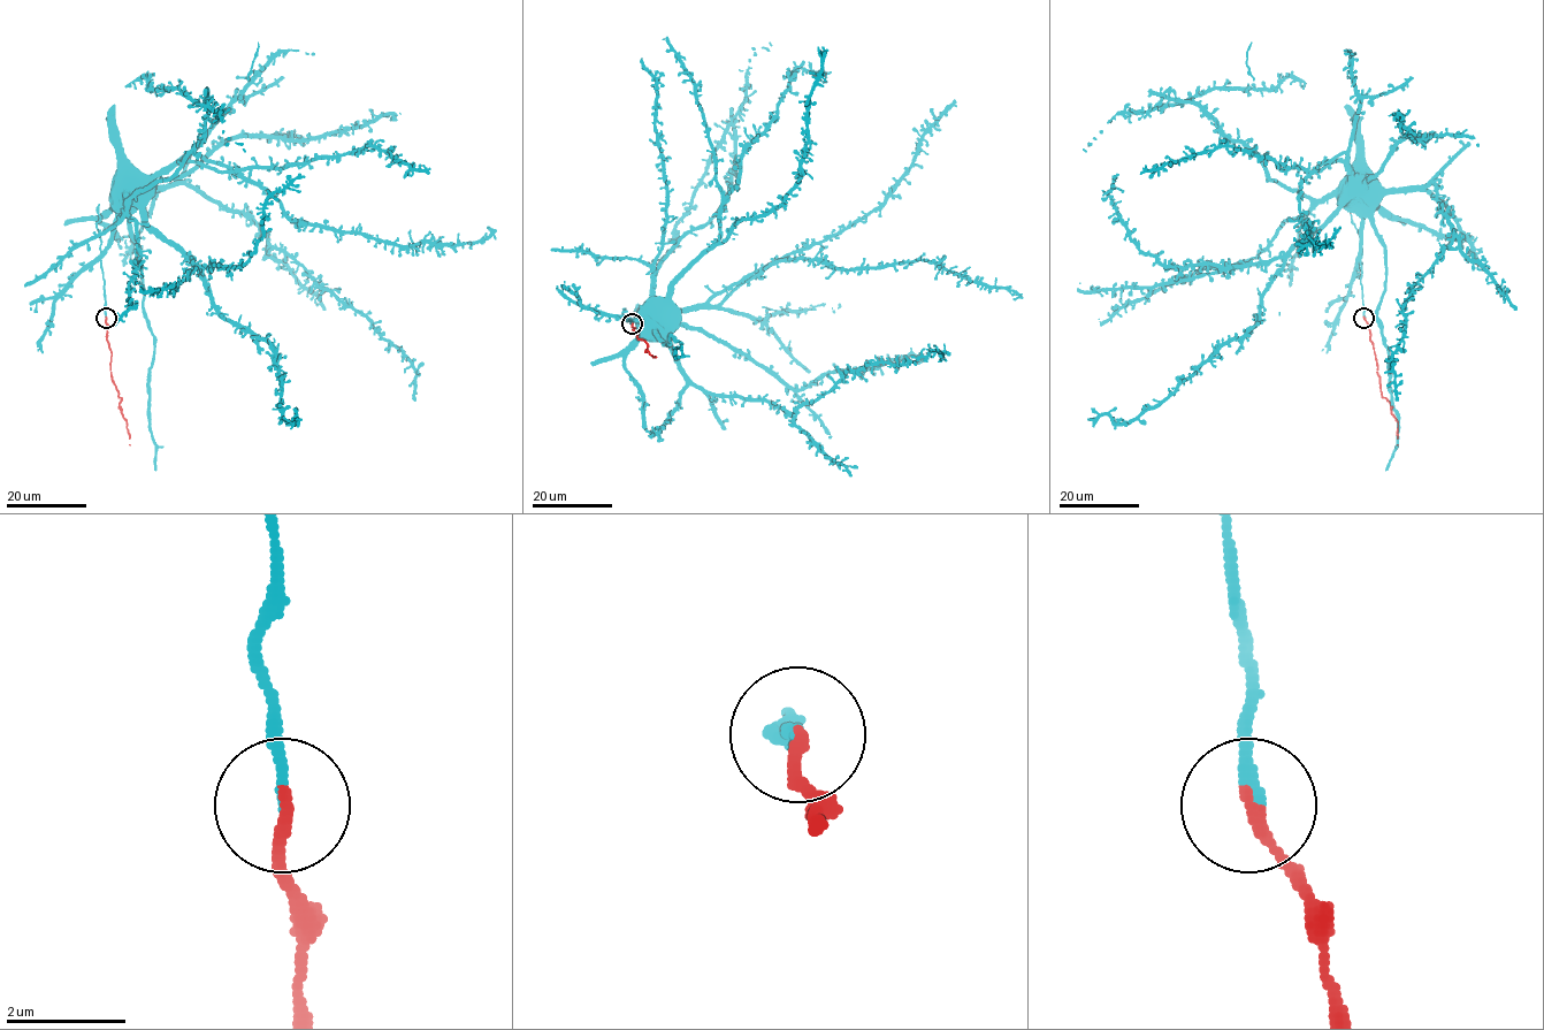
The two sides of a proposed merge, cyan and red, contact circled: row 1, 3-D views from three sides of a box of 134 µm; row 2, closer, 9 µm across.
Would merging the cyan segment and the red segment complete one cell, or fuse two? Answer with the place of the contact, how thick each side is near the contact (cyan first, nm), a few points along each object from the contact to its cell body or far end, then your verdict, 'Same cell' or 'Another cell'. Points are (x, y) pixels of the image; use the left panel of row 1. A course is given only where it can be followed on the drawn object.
Place: (106, 318). Thickness 200 nm (cyan) against 200 nm. Course of cyan: (106, 318), (101, 257), (112, 224), (183, 161), (237, 173), (311, 224), (412, 245), (479, 242), (487, 227). Course of red: (106, 318), (111, 375), (121, 398), (121, 414), (127, 424), (130, 445). Same cell

